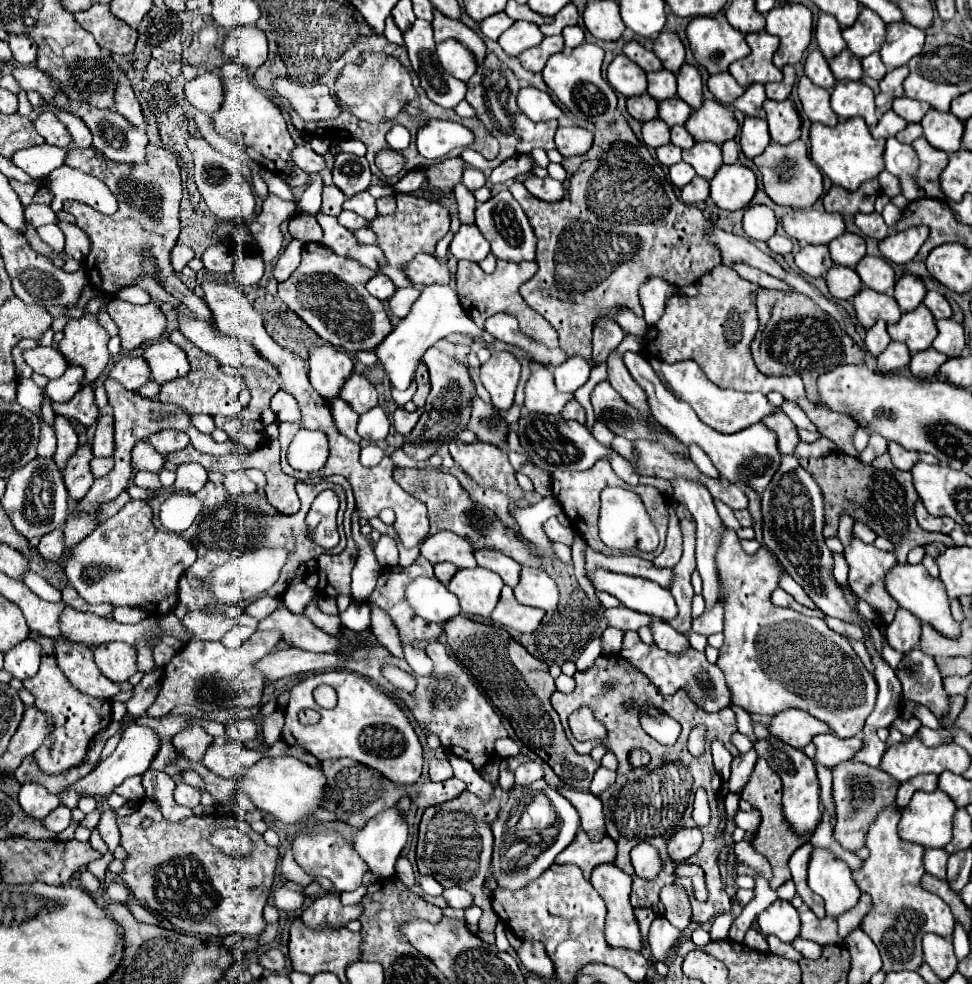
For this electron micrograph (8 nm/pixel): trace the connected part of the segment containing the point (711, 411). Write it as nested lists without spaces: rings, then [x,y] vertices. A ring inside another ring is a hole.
[[[652,358],[650,364],[652,364],[652,368],[656,370],[656,374],[660,376],[660,380],[662,380],[666,388],[670,392],[674,392],[676,398],[688,402],[704,424],[708,424],[710,428],[714,428],[714,430],[722,432],[722,434],[740,432],[740,430],[760,422],[764,416],[776,412],[776,408],[770,406],[770,402],[768,402],[768,398],[764,394],[744,394],[744,392],[736,392],[736,390],[722,390],[722,388],[718,388],[716,384],[712,384],[704,376],[700,366],[696,362],[692,362],[692,360],[668,364],[662,362],[662,360]]]

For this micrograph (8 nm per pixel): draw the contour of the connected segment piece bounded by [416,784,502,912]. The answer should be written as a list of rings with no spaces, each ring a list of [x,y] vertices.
[[[498,784],[494,786],[494,796],[488,804],[480,804],[476,796],[470,792],[462,792],[456,800],[444,802],[440,806],[426,808],[422,822],[420,822],[420,838],[416,848],[416,862],[420,874],[434,876],[440,880],[444,888],[460,886],[474,896],[474,902],[484,910],[490,912],[490,902],[482,892],[482,884],[490,872],[490,858],[492,858],[492,822],[498,816],[502,806],[502,790]]]

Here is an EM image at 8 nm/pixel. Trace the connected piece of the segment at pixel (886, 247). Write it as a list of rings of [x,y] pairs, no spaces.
[[[912,226],[904,232],[896,232],[886,236],[880,242],[880,252],[888,262],[894,264],[908,264],[914,260],[918,254],[920,246],[928,238],[928,228],[926,226]]]

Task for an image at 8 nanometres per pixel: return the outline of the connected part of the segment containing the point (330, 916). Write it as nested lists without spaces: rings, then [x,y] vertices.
[[[324,892],[302,912],[302,920],[310,928],[322,928],[326,924],[346,926],[346,922],[356,920],[360,914],[362,914],[362,904],[344,906],[336,892]]]

